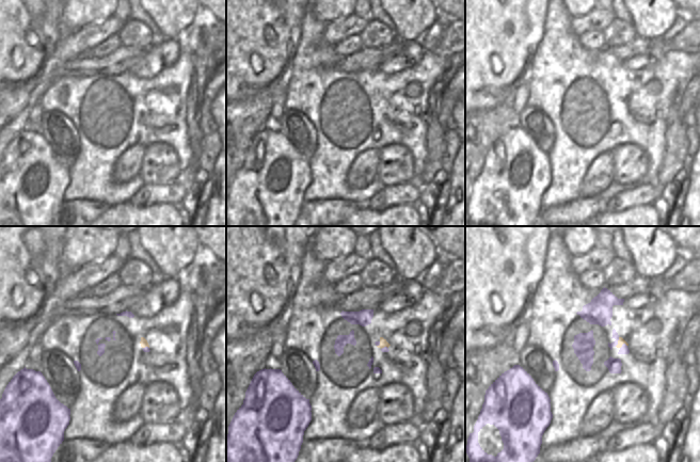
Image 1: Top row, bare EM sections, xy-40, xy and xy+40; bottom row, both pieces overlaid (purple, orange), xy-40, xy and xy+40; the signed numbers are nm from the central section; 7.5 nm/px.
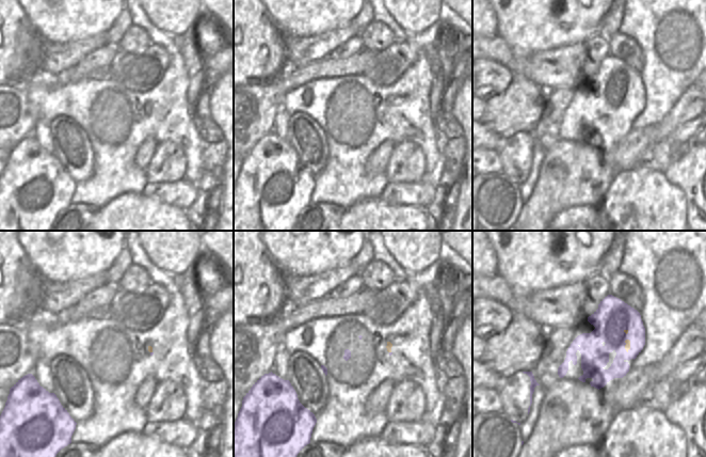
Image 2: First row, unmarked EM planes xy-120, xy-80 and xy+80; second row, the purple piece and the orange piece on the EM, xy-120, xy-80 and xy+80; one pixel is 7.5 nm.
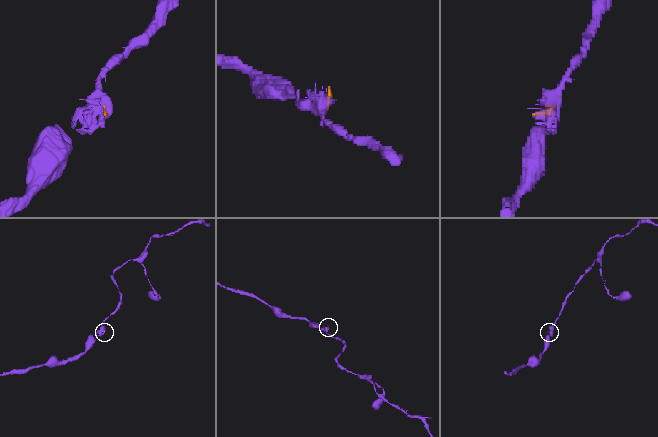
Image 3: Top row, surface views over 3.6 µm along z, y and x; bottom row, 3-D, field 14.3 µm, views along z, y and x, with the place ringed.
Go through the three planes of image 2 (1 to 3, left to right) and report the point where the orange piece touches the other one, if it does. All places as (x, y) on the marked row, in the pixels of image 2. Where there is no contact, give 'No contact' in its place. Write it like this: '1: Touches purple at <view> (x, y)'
1: No contact
2: No contact
3: Touches purple at xy+80 (624, 346)

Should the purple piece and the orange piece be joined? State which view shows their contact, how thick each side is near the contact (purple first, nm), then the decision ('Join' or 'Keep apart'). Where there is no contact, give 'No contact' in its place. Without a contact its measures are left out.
Touches purple in xy+40. Thickness 50 nm (purple) against 50 nm. Keep apart

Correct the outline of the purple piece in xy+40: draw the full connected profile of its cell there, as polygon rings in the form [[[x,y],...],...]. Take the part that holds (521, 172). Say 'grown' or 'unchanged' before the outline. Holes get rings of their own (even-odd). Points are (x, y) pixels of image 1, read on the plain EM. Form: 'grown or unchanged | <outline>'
unchanged | [[[514,126],[502,134],[486,152],[484,163],[474,187],[474,193],[470,194],[465,213],[470,219],[470,226],[531,226],[540,214],[542,196],[553,179],[551,173],[551,160],[520,126]],[[487,186],[494,186],[498,191],[504,204],[504,210],[496,218],[488,216],[478,204],[478,193]]]

